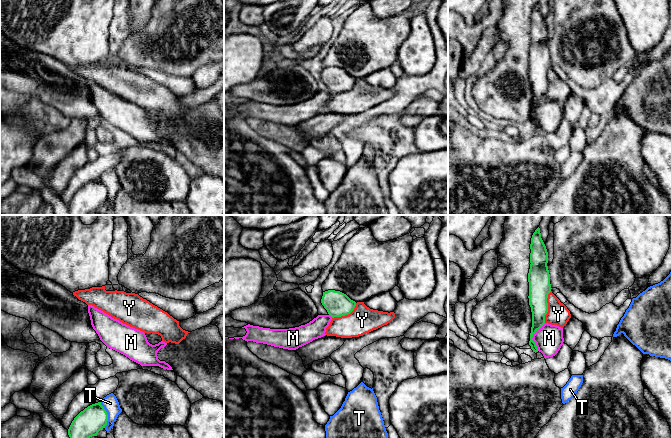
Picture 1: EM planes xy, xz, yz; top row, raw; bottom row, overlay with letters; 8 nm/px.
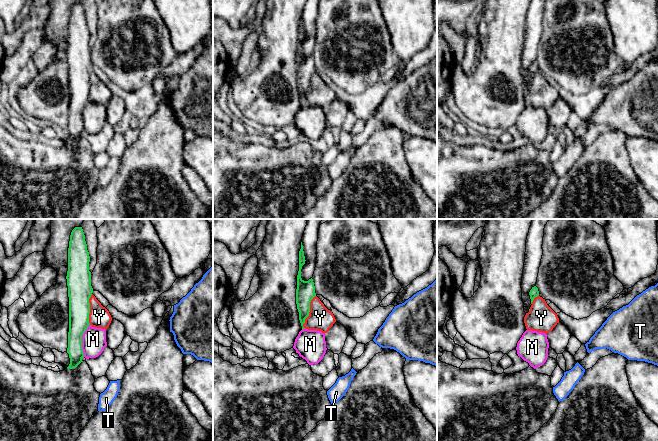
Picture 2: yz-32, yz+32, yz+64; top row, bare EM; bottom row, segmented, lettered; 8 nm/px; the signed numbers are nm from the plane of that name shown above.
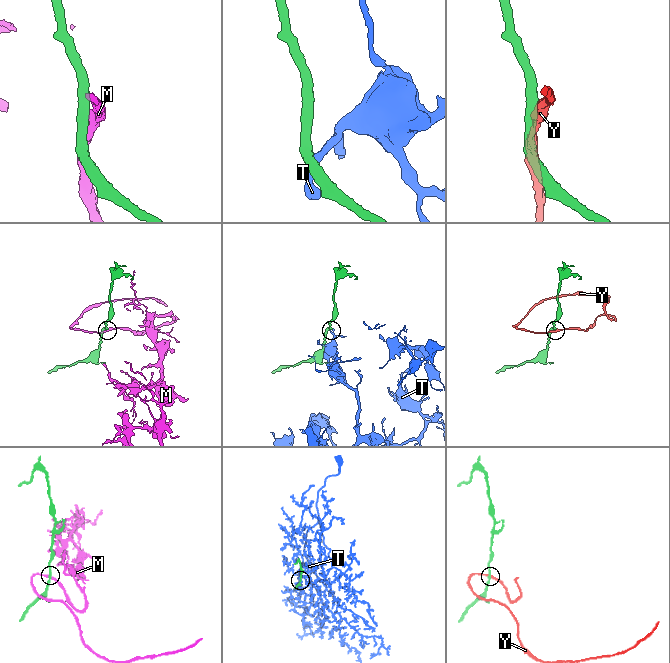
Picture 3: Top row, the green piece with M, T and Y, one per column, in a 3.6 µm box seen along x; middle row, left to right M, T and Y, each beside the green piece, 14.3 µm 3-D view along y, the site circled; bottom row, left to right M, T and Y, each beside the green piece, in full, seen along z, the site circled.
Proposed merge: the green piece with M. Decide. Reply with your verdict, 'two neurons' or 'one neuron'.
two neurons

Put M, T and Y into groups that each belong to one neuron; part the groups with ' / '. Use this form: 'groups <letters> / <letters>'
groups M Y / T

